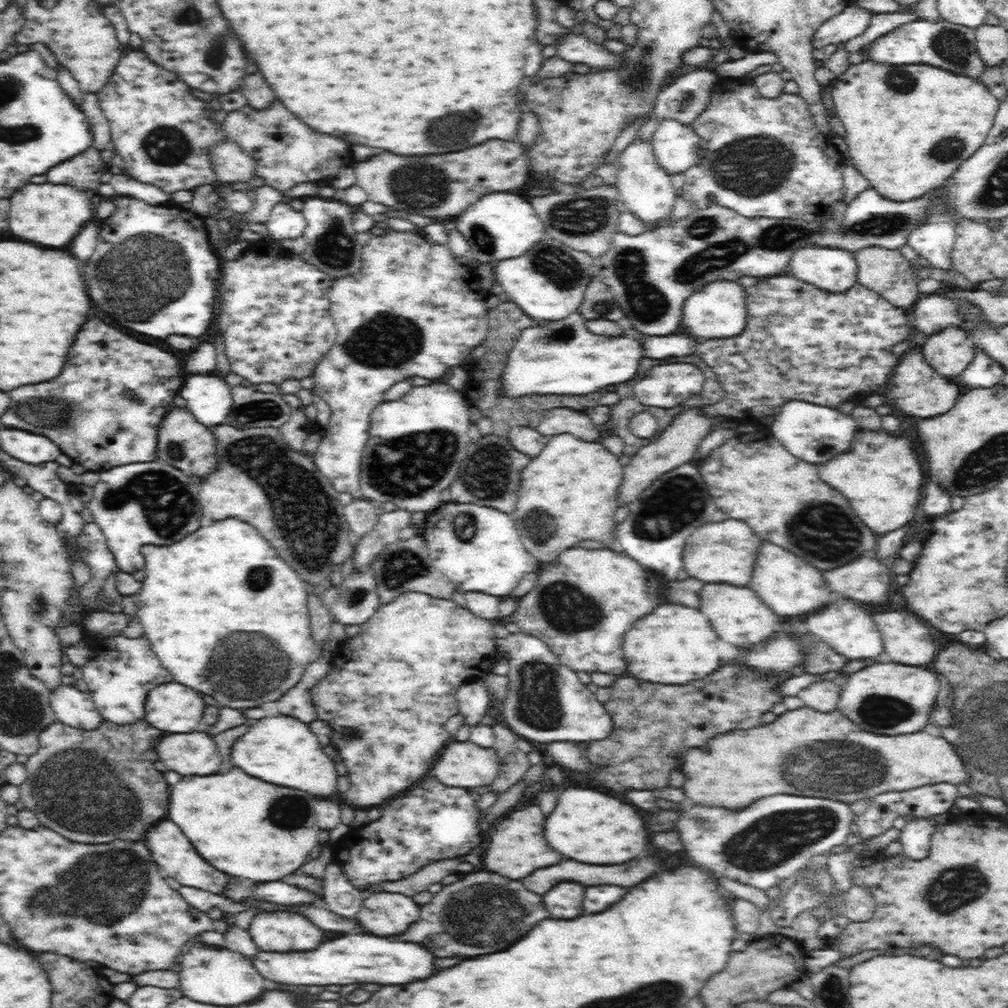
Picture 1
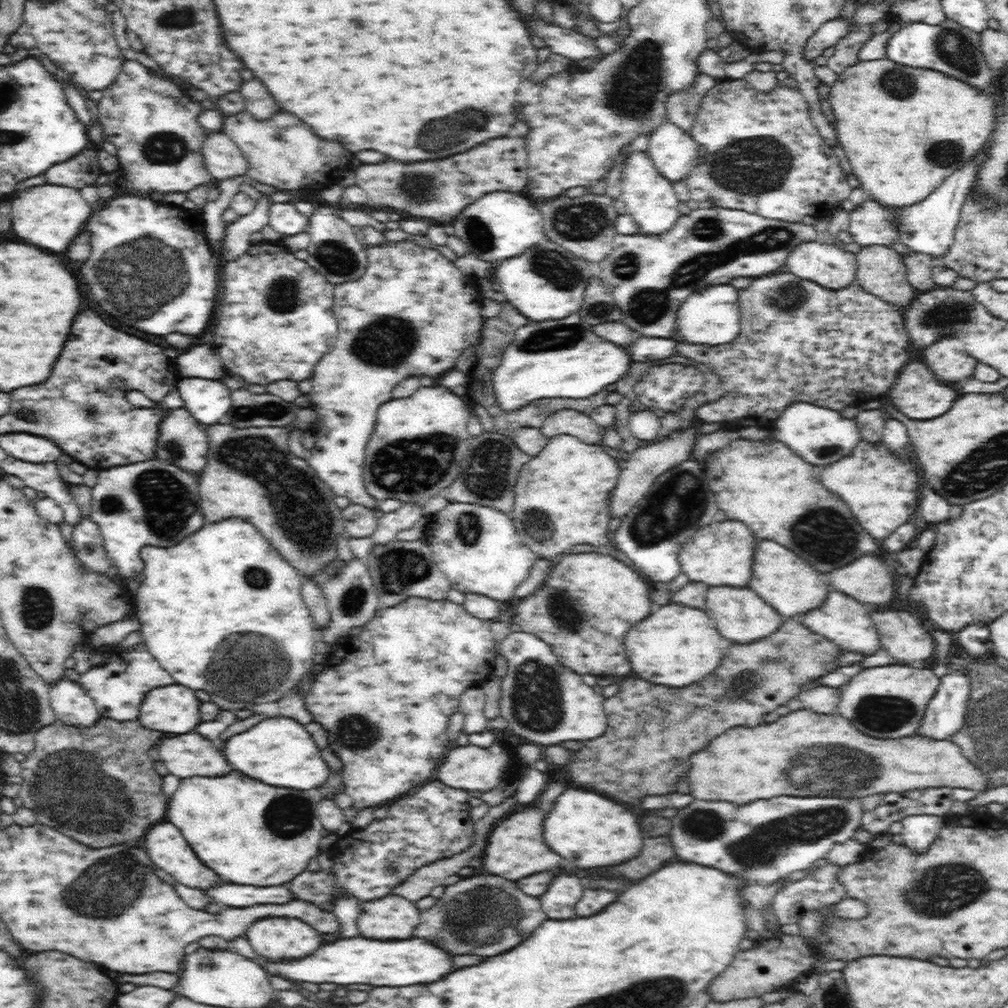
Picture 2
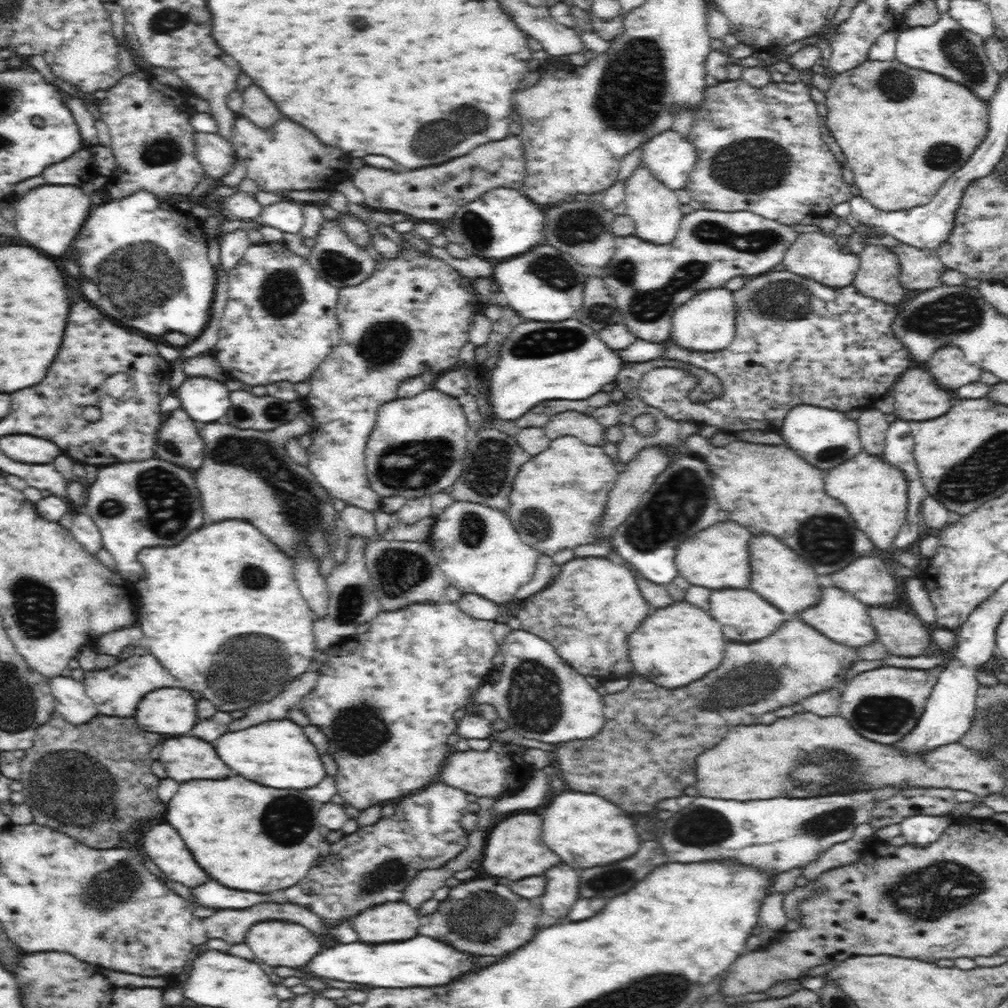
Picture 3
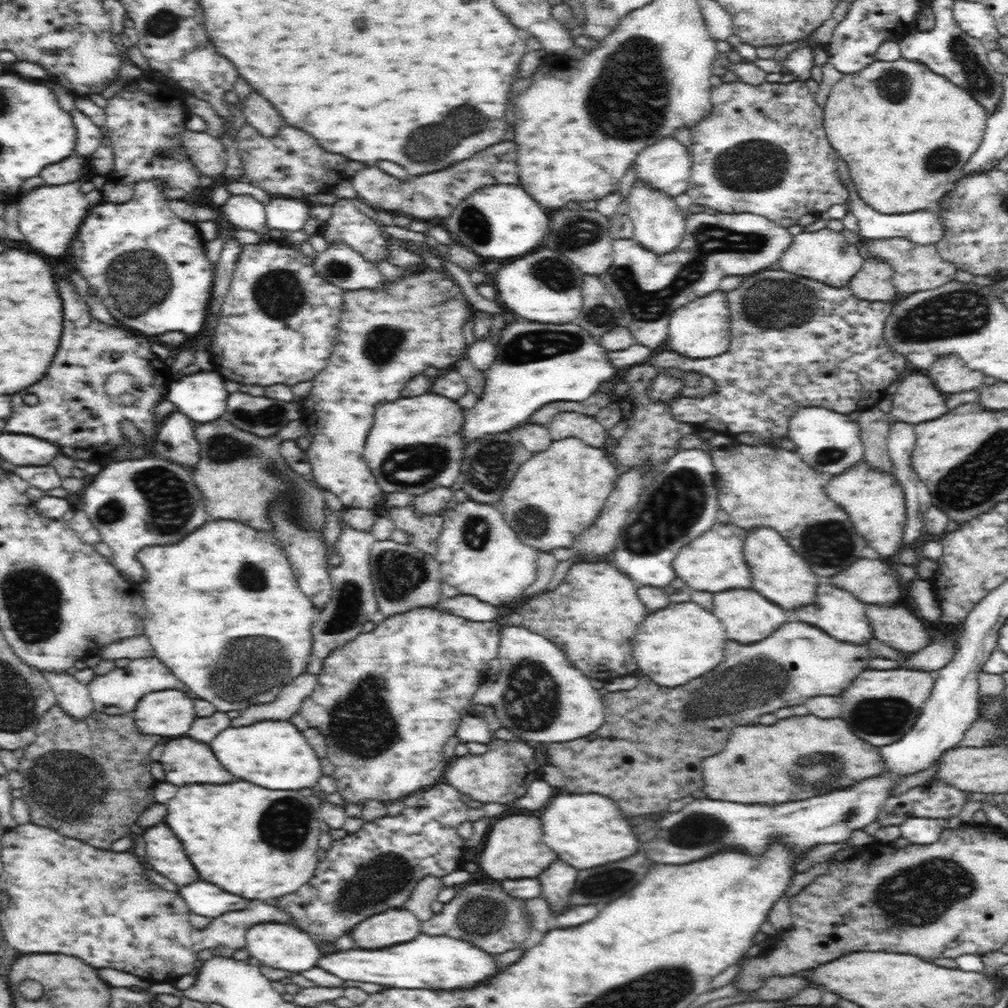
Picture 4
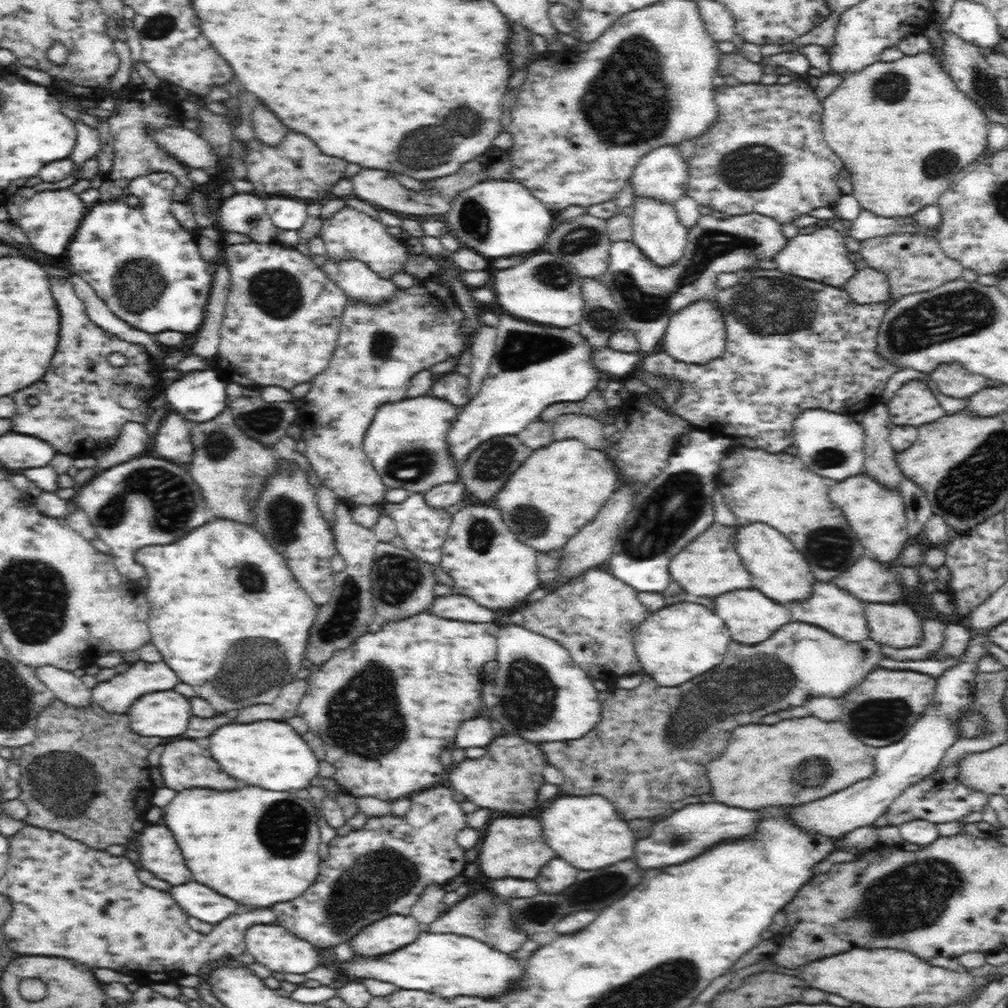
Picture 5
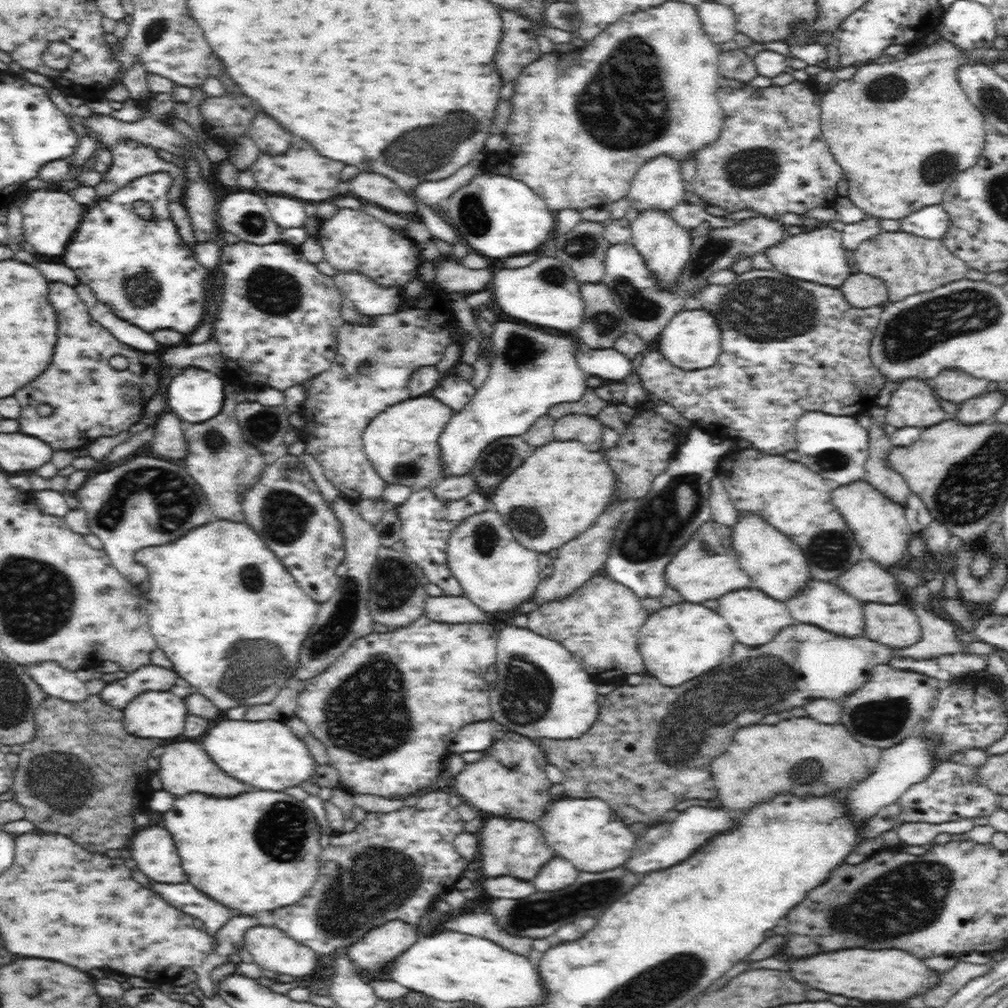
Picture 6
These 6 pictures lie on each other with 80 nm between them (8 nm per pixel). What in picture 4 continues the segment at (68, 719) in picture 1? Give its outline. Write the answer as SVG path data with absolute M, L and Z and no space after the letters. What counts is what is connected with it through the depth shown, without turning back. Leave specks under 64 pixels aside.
M40 670L48 681L57 702L72 716L82 718L95 709L88 685L79 682L74 675L58 670Z

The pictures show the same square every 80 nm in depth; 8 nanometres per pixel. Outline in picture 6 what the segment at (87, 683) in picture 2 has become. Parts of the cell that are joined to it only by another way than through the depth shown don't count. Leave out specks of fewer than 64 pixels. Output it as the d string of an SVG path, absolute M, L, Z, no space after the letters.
M145 666L135 673L127 675L124 679L106 684L100 695L110 706L121 709L140 692L146 692L146 690L166 692L168 688L176 684L176 680L178 680L176 676L178 674L172 674L164 667Z

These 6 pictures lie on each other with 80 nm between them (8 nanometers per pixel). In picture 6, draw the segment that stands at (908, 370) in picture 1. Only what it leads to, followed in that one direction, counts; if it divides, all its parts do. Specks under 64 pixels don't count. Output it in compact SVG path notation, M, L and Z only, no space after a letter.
M908 380L891 392L890 404L886 406L885 424L903 429L930 428L946 418L932 388L920 380Z

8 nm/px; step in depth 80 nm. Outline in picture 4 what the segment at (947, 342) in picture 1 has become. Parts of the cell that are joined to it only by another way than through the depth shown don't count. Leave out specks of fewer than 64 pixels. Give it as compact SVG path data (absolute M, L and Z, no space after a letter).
M942 358L932 366L932 370L928 370L928 376L934 386L946 394L978 390L984 384L984 374L970 372L960 358Z

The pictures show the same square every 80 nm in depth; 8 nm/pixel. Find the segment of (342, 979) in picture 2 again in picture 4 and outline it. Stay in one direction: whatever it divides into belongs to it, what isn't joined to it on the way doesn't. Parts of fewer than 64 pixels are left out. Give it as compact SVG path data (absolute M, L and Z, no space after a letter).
M420 934L416 940L392 946L388 950L350 950L346 954L332 954L320 960L322 968L330 970L332 974L344 980L358 980L352 982L365 984L384 984L391 988L426 990L474 990L482 985L487 985L497 979L497 976L509 966L502 966L493 952L480 948L475 942L466 938L452 936L428 936Z

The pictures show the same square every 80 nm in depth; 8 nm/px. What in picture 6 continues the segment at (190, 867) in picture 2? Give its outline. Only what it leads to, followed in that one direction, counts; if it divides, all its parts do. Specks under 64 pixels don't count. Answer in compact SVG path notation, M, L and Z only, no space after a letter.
M152 825L152 828L142 828L132 838L130 856L136 862L136 868L154 882L186 882L180 858L176 854L176 846L164 827Z

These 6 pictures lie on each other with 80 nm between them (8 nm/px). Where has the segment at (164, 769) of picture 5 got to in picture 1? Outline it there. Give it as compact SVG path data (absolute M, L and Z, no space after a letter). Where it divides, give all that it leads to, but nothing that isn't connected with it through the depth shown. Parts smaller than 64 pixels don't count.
M204 732L168 734L156 744L156 752L164 766L181 778L208 776L222 770L222 758L218 756L216 744Z

